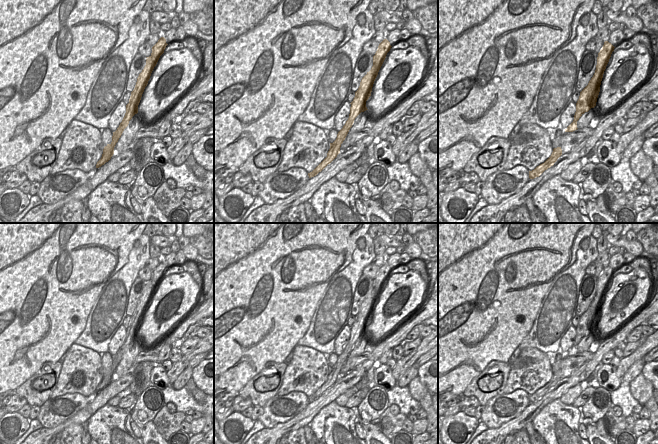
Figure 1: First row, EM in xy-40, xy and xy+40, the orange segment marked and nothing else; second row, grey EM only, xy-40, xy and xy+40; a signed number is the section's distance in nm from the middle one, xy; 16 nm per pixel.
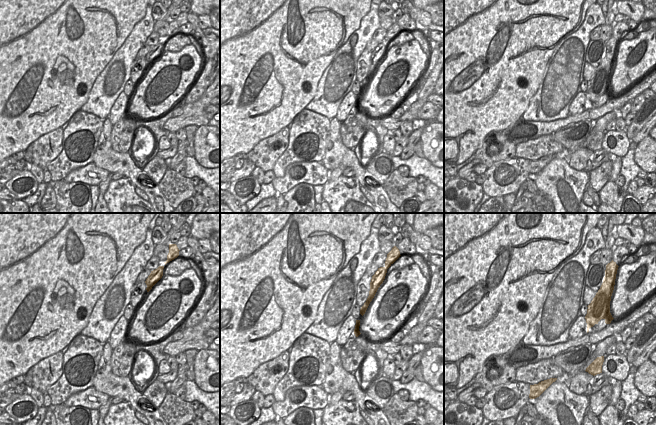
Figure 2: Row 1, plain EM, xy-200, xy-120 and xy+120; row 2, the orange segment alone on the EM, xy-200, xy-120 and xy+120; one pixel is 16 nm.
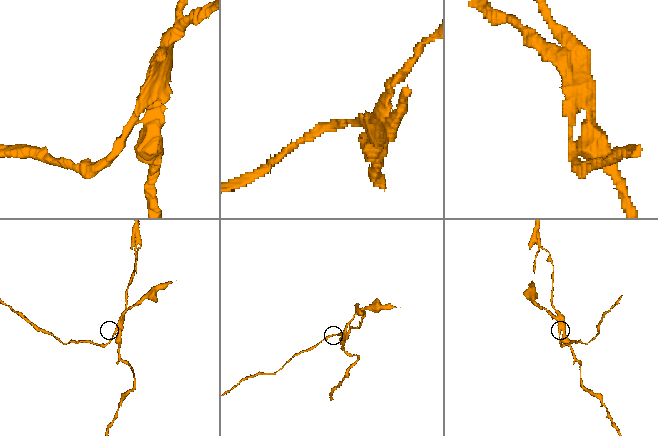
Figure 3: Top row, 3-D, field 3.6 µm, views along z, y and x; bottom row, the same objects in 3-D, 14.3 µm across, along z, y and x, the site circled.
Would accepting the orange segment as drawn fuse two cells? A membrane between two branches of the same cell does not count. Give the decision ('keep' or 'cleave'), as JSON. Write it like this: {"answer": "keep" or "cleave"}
{"answer": "cleave"}

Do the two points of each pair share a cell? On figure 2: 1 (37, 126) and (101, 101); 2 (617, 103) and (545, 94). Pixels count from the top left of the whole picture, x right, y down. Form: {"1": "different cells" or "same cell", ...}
{"1": "different cells", "2": "different cells"}

